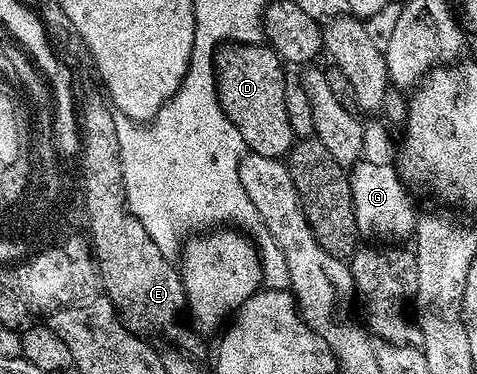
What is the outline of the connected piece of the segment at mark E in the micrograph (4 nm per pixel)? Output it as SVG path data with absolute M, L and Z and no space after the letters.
M89 103L86 107L84 104L79 111L79 186L89 218L88 235L92 239L93 257L97 260L105 286L104 296L113 302L122 322L130 331L145 337L162 335L186 355L201 357L205 351L201 344L202 336L196 330L188 331L183 324L177 323L181 311L183 315L187 307L180 270L174 260L159 253L159 245L151 241L151 233L143 229L141 222L130 213L129 206L125 204L115 115L106 107L101 103Z

